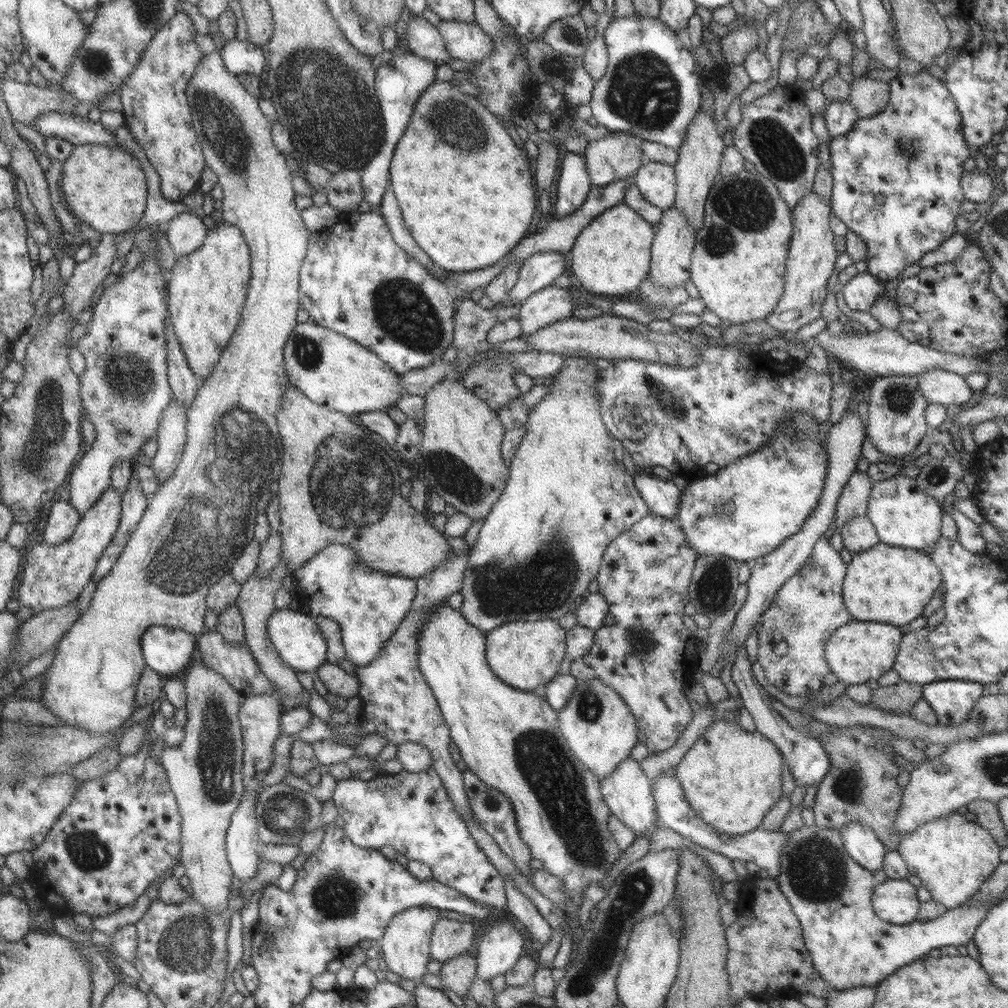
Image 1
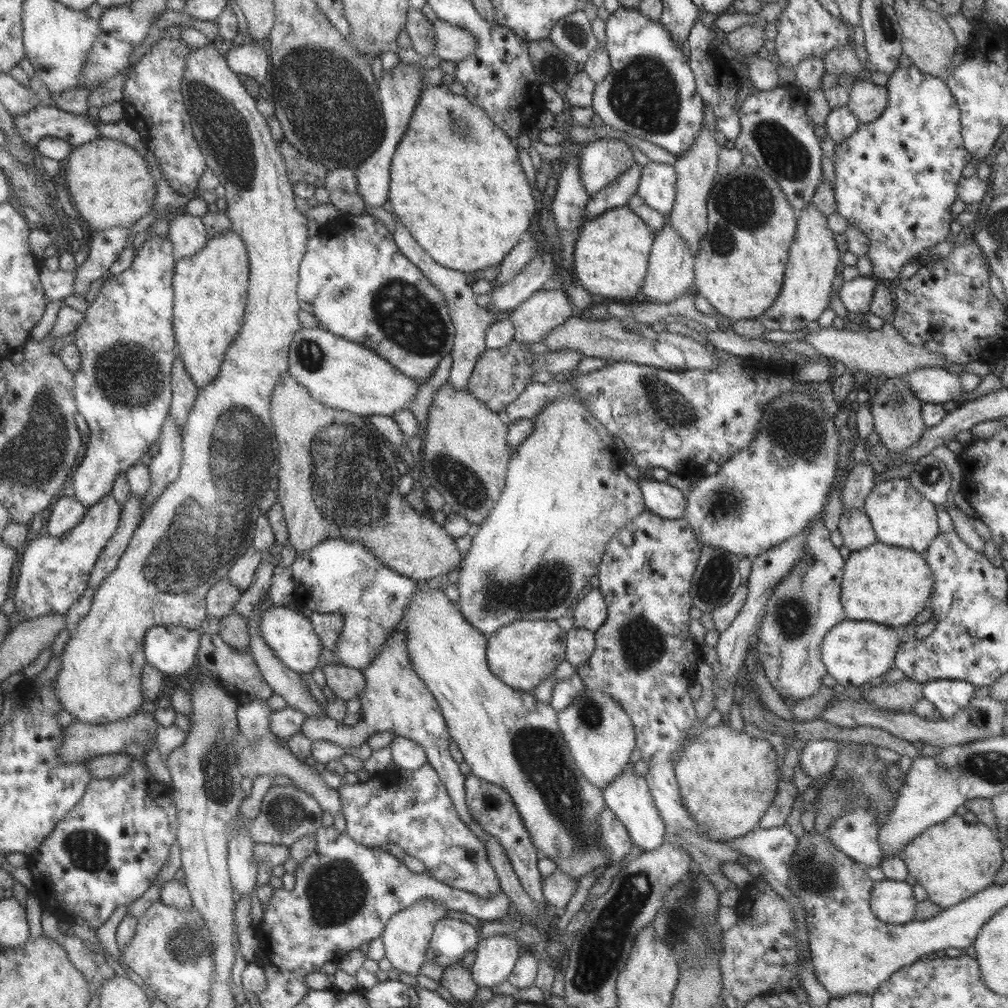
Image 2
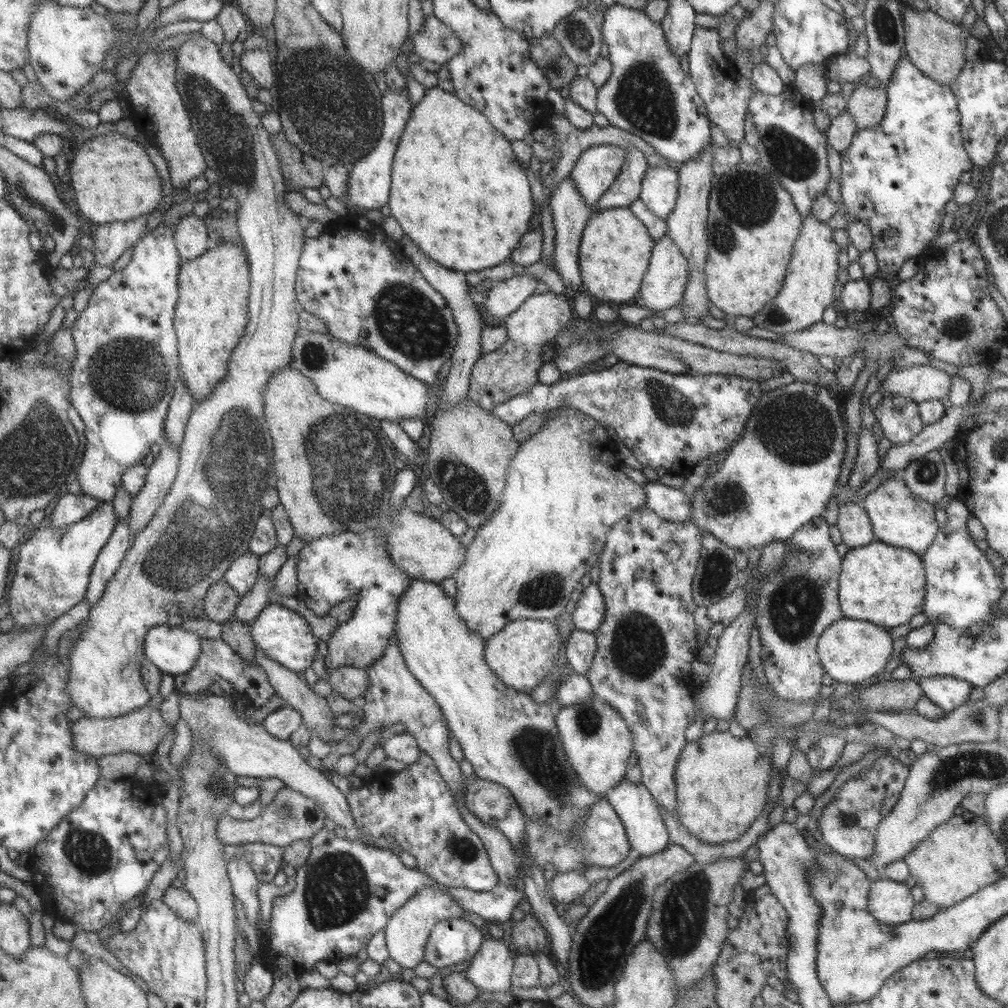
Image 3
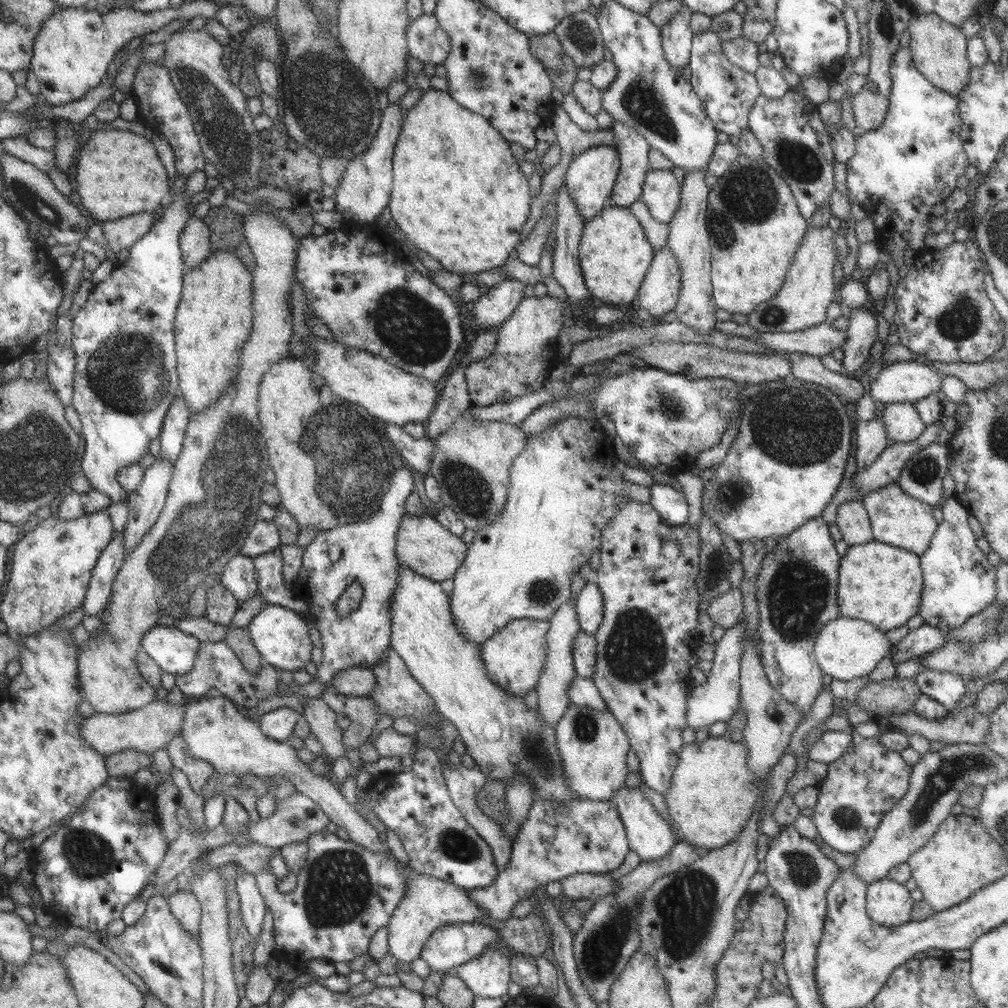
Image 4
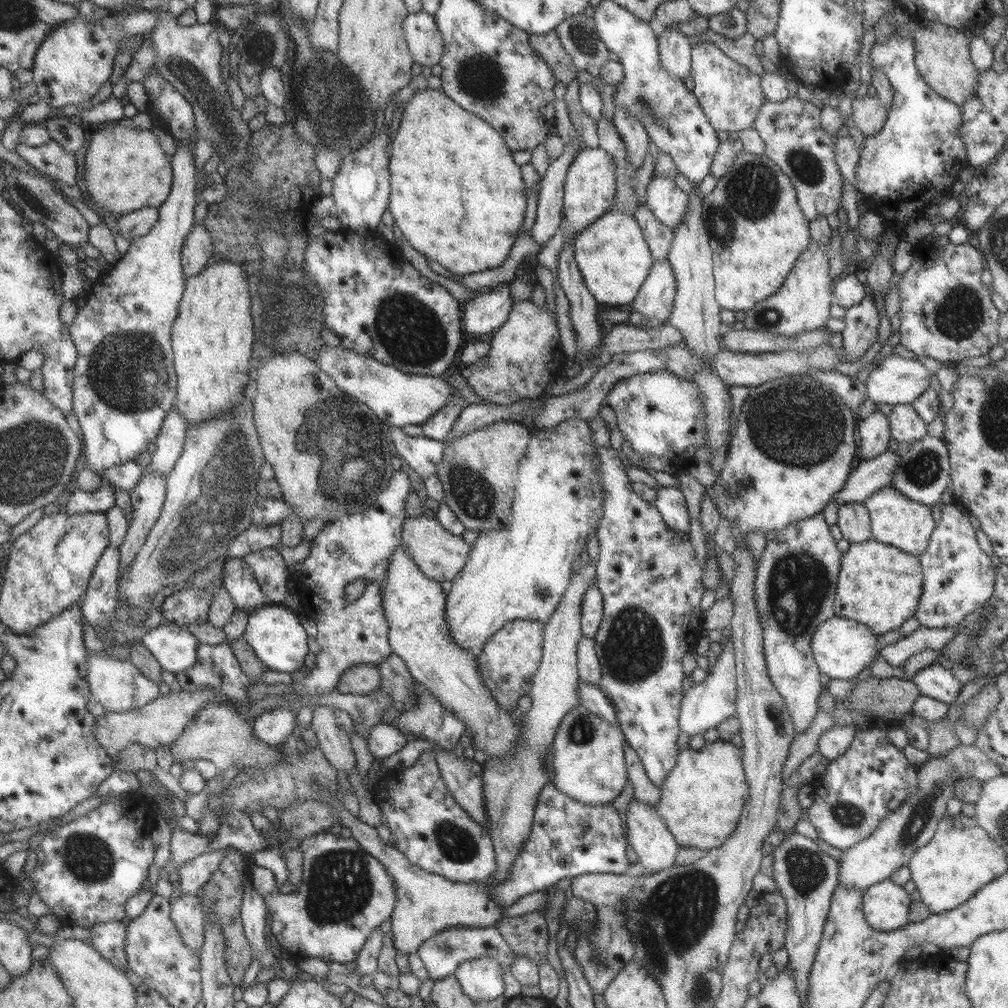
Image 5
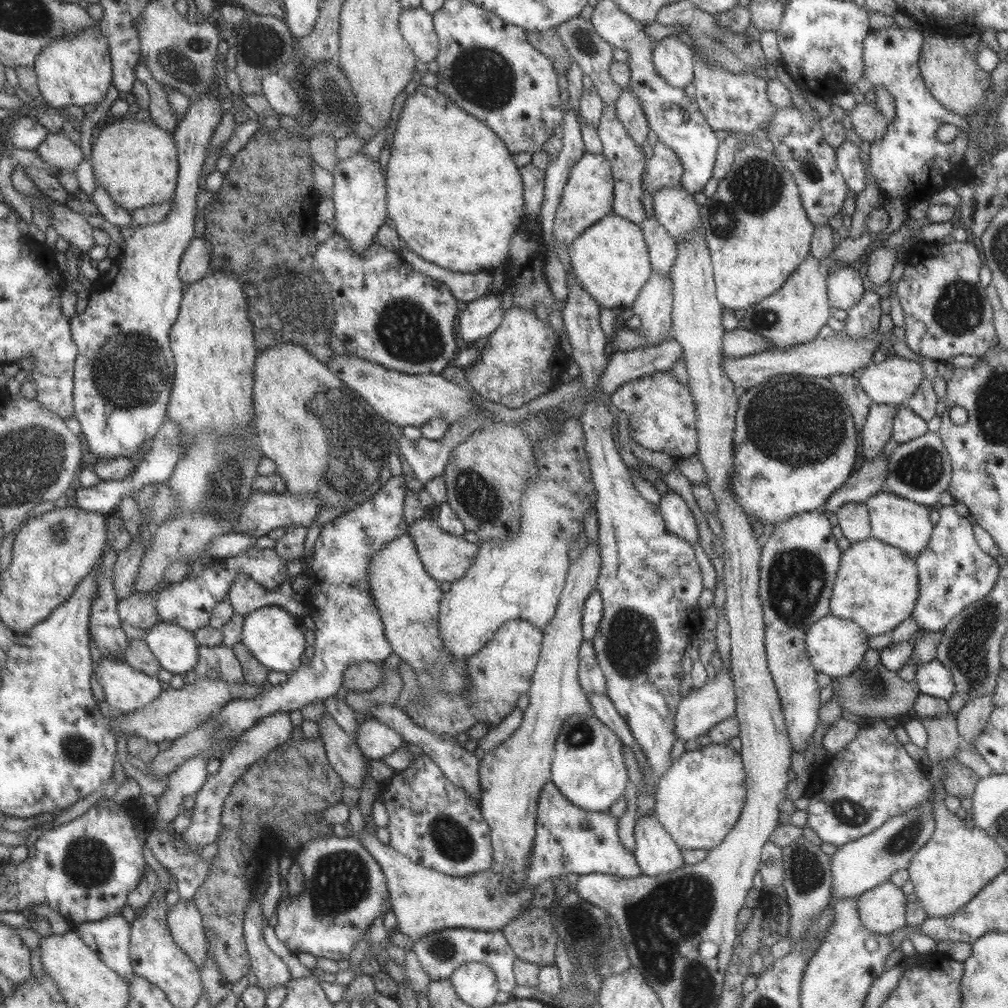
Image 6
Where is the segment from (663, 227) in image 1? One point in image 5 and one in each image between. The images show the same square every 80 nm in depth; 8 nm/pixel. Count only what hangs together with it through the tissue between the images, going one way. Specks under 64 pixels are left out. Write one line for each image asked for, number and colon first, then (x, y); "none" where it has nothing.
2: (669, 274)
3: (663, 284)
4: (658, 292)
5: (654, 300)

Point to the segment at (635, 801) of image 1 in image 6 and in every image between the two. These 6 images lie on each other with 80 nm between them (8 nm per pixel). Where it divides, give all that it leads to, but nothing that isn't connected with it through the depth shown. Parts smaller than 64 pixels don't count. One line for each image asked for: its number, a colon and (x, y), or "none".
2: (628, 796)
3: (644, 828)
4: (648, 835)
5: (655, 848)
6: (655, 852)

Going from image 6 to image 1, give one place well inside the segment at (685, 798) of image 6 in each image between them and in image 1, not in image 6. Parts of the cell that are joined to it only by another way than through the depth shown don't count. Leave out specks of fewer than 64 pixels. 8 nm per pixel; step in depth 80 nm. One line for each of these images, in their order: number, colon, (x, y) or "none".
1: (731, 778)
2: (727, 779)
3: (721, 781)
4: (712, 793)
5: (701, 799)

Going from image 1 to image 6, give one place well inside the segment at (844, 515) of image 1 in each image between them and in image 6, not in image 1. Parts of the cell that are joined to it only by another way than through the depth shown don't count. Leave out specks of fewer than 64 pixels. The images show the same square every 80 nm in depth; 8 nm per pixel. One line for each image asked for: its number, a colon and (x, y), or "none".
2: (859, 481)
3: (866, 463)
4: (870, 437)
5: (873, 431)
6: (877, 428)

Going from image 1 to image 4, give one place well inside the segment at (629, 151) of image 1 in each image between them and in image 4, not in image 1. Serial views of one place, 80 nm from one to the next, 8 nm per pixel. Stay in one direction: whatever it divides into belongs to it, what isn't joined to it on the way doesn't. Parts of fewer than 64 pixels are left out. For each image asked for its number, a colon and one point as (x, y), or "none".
2: (601, 161)
3: (597, 166)
4: (589, 178)

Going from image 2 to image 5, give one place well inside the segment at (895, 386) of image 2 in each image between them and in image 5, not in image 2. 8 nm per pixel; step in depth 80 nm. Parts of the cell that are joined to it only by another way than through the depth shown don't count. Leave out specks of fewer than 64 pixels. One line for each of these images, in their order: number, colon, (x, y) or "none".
3: (899, 420)
4: (902, 424)
5: (906, 427)

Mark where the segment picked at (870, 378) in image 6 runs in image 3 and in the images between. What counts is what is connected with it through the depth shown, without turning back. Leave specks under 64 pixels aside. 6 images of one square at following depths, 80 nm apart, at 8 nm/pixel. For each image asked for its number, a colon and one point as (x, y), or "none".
3: (920, 383)
4: (906, 381)
5: (895, 380)

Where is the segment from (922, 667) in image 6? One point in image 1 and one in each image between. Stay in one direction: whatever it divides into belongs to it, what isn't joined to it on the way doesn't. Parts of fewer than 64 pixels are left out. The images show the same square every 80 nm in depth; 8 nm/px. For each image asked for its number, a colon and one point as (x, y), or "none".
1: (951, 700)
2: (949, 696)
3: (948, 693)
4: (947, 689)
5: (936, 681)

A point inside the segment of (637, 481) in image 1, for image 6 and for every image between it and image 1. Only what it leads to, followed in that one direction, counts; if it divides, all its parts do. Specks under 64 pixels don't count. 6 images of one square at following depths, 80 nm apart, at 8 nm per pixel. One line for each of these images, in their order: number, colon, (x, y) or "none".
2: (666, 501)
3: (671, 504)
4: (670, 504)
5: (669, 501)
6: (678, 520)

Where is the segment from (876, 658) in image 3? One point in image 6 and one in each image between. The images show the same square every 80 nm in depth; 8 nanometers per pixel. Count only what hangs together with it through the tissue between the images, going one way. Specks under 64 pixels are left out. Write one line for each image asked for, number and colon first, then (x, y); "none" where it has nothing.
4: (845, 648)
5: (841, 648)
6: (835, 647)

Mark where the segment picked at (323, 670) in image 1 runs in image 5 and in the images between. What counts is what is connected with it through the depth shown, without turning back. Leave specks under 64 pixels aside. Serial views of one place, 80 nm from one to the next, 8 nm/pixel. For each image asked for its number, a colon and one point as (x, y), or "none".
2: (346, 683)
3: (349, 682)
4: (356, 681)
5: (363, 679)

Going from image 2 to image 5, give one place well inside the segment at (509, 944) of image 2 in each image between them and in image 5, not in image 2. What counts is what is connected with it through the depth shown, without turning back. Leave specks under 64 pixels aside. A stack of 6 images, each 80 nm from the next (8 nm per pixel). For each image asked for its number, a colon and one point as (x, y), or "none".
3: (489, 970)
4: (488, 975)
5: (481, 979)

